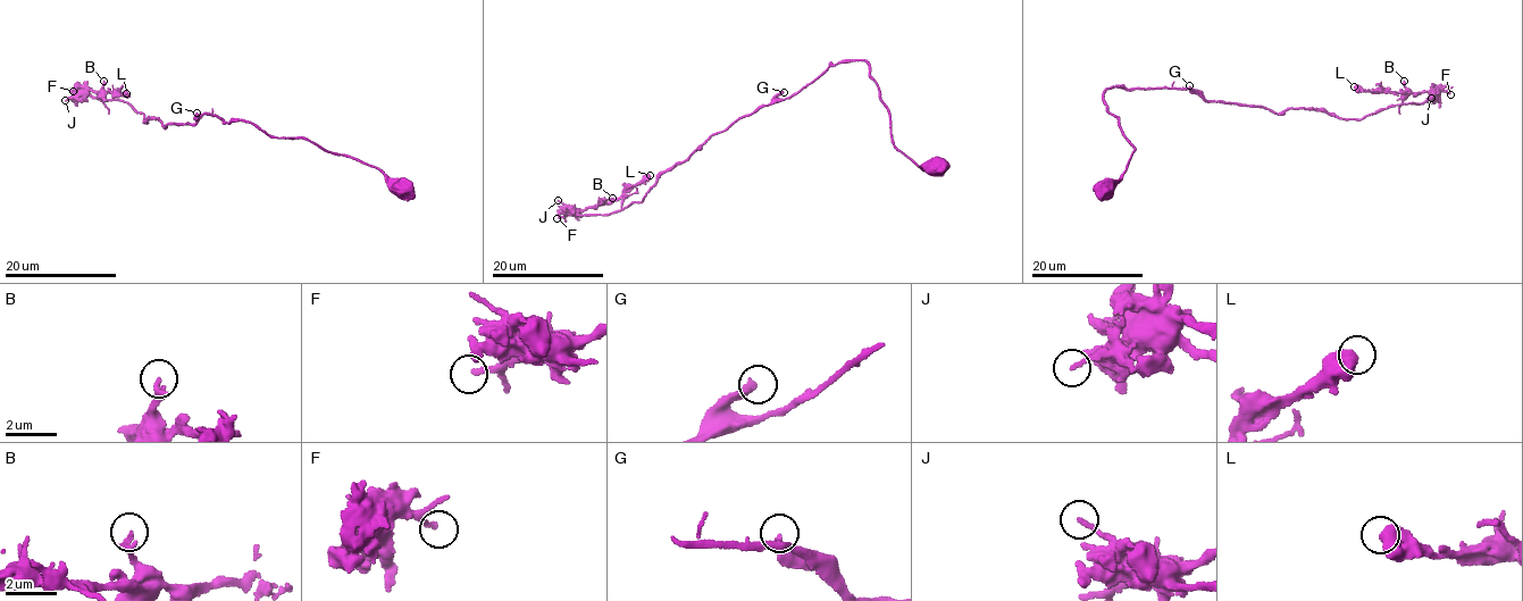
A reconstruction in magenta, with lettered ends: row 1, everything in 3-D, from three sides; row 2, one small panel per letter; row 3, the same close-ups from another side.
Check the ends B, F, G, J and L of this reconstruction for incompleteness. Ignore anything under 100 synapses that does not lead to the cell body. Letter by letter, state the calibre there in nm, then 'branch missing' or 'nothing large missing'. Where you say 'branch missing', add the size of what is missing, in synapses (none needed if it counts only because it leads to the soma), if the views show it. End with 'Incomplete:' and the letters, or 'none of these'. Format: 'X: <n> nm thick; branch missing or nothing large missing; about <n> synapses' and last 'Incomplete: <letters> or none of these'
B: 240 nm thick; nothing large missing
F: 200 nm thick; nothing large missing
G: 320 nm thick; branch missing; about 300 synapses
J: 170 nm thick; nothing large missing
L: 700 nm thick; nothing large missing
Incomplete: G

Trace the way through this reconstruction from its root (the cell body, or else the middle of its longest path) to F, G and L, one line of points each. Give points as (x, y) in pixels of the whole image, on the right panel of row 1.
F: (1105, 189), (1135, 151), (1106, 109), (1105, 91), (1119, 85), (1357, 119), (1450, 94)
G: (1105, 189), (1116, 183), (1135, 151), (1107, 111), (1105, 91), (1119, 85), (1195, 91), (1189, 85)
L: (1105, 189), (1135, 151), (1107, 111), (1107, 89), (1182, 86), (1210, 101), (1357, 119), (1430, 97), (1354, 86)

